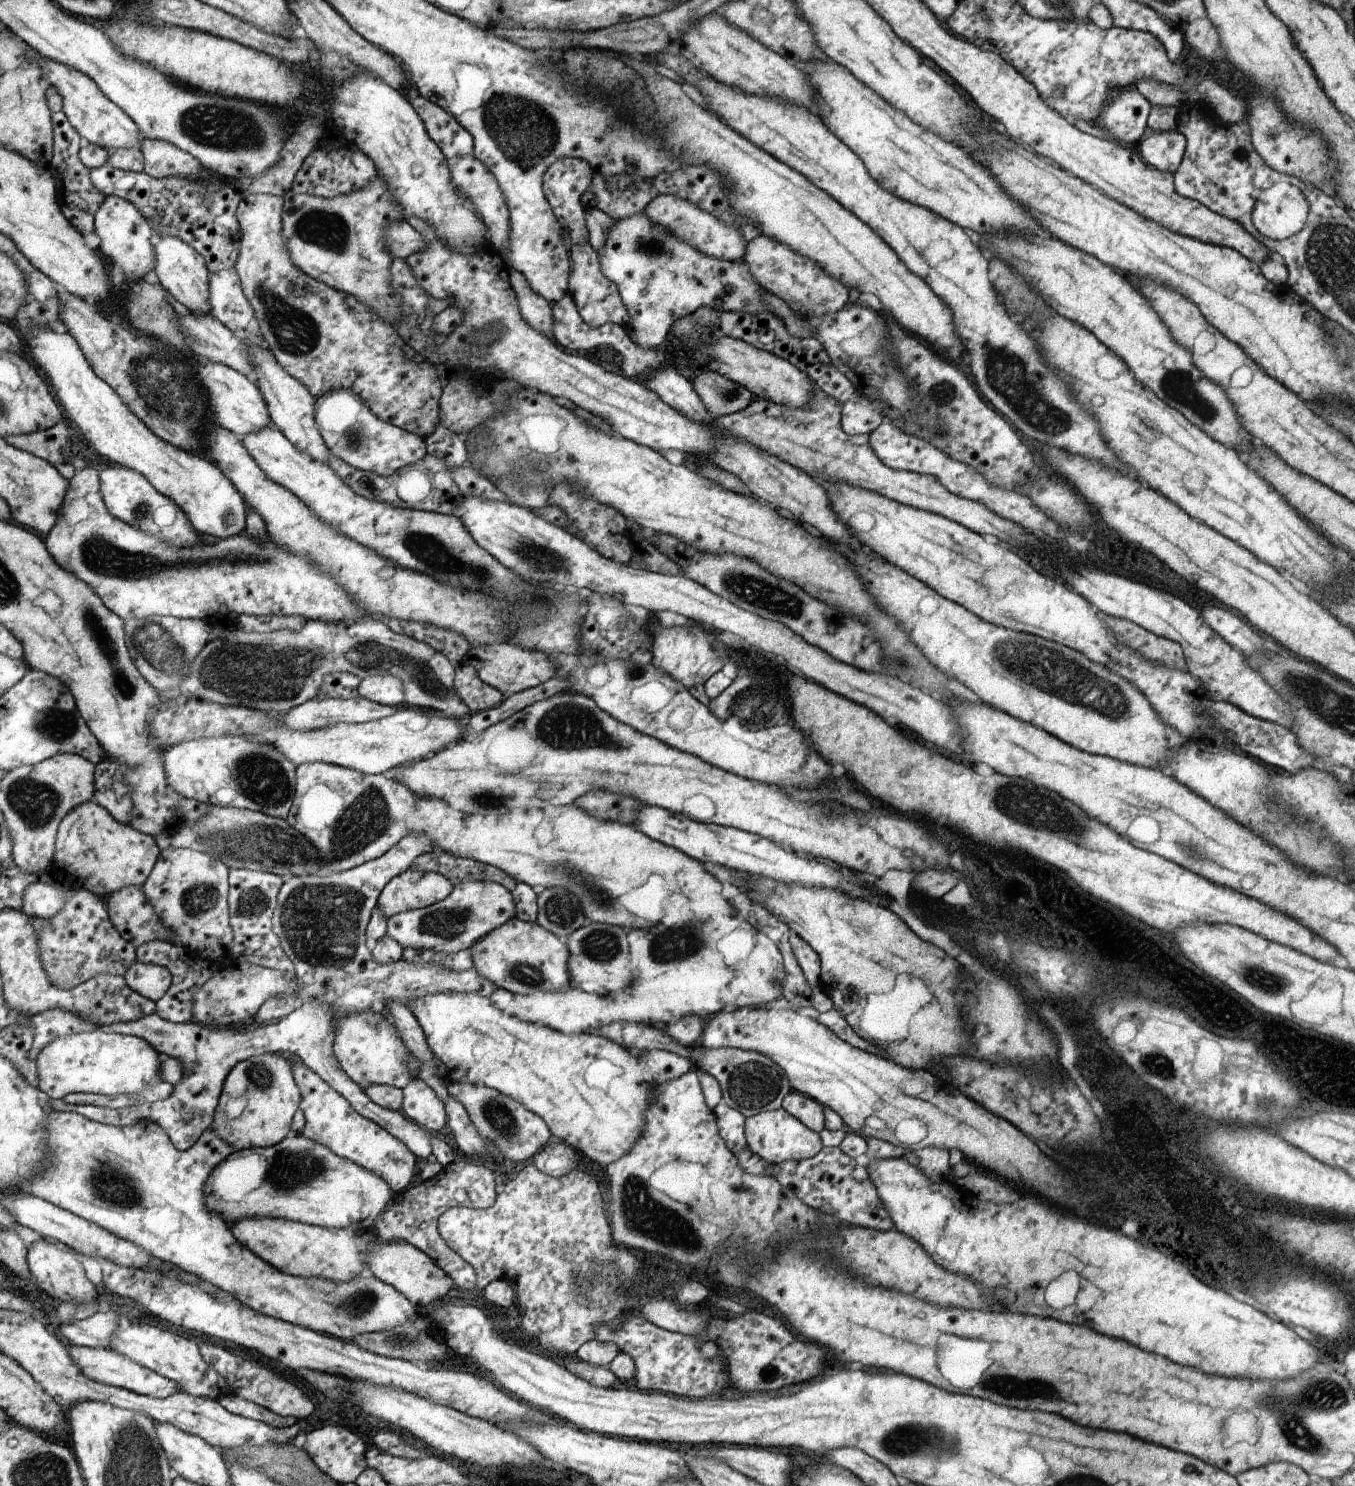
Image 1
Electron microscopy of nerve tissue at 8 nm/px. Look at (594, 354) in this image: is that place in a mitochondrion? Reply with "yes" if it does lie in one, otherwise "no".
no

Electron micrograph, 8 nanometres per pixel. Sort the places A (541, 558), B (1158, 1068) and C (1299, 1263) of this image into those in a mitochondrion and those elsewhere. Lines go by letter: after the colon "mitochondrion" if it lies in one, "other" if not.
A: mitochondrion
B: mitochondrion
C: other

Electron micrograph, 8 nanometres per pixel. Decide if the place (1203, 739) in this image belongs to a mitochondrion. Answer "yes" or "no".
no

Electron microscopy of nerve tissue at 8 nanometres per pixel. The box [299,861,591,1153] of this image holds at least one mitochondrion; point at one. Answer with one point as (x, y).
(446, 923)

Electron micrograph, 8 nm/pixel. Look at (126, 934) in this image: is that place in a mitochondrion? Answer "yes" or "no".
no

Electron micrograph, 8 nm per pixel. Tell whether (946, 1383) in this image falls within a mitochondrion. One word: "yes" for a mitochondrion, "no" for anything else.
no

